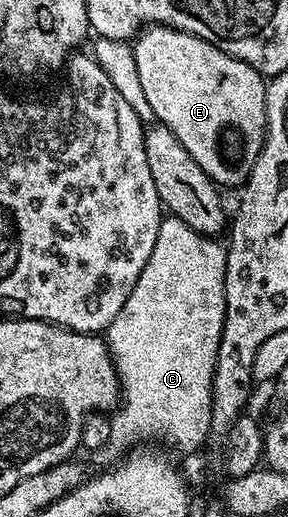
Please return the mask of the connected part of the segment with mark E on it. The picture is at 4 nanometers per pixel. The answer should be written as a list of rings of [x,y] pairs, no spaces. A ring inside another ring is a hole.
[[[149,25],[135,39],[134,49],[138,76],[142,79],[142,88],[150,103],[153,119],[174,132],[182,148],[194,156],[202,172],[206,172],[206,176],[210,176],[217,187],[243,187],[262,152],[268,131],[265,75],[198,35],[172,30],[168,26]]]

